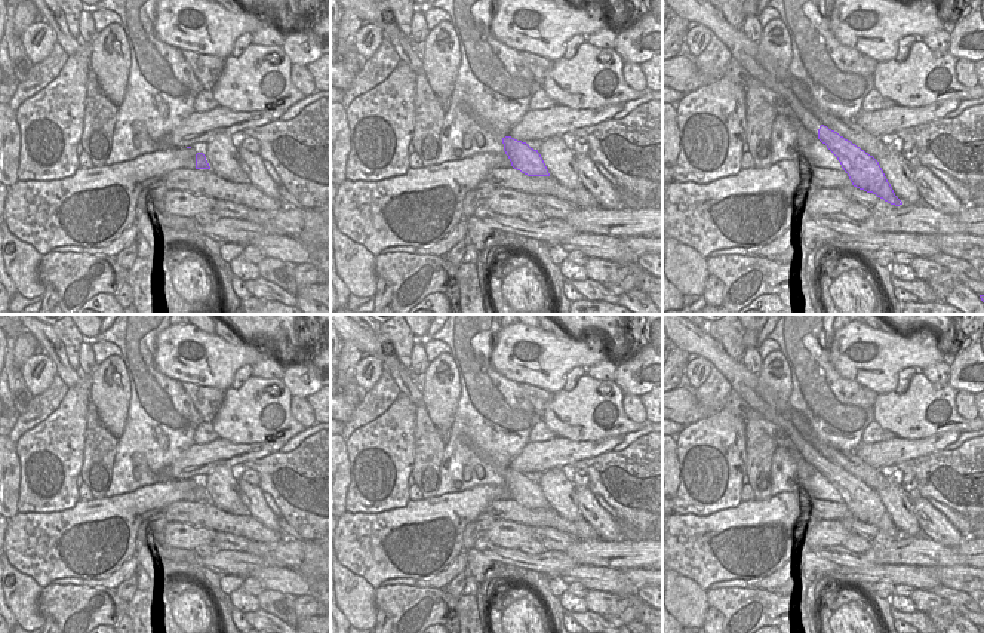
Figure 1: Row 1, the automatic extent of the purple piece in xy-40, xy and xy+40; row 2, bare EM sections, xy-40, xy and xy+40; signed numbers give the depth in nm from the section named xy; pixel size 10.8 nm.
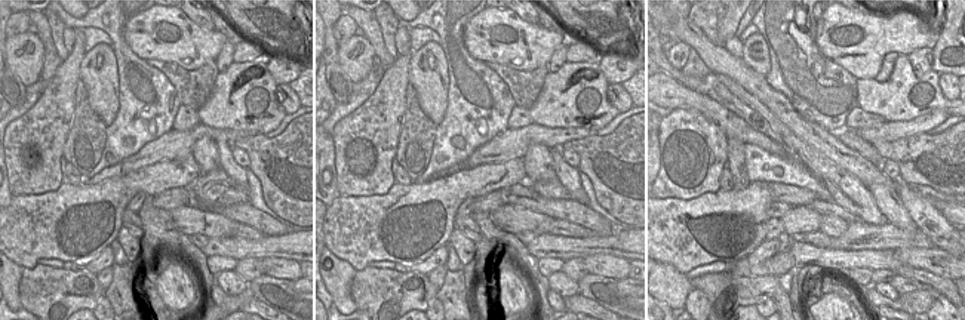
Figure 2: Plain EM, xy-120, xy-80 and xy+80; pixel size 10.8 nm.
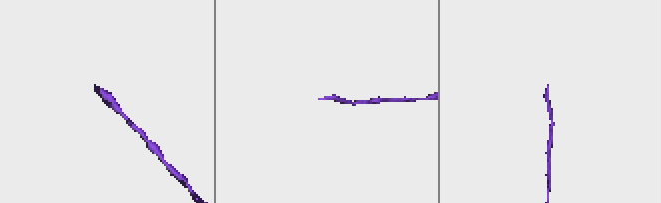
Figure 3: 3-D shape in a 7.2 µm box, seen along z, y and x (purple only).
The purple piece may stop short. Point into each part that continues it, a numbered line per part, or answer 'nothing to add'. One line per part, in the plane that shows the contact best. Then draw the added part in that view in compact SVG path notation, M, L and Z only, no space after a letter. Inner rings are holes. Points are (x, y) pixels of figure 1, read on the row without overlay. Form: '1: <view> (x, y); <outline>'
1: xy+40 (805, 449); M741 382L729 384L732 391L735 391L750 409L759 412L766 421L781 428L785 434L785 440L796 449L796 455L808 461L818 471L818 461L822 455L814 449L814 443L803 440L788 427L785 414L782 414L781 409L771 408L754 390Z

